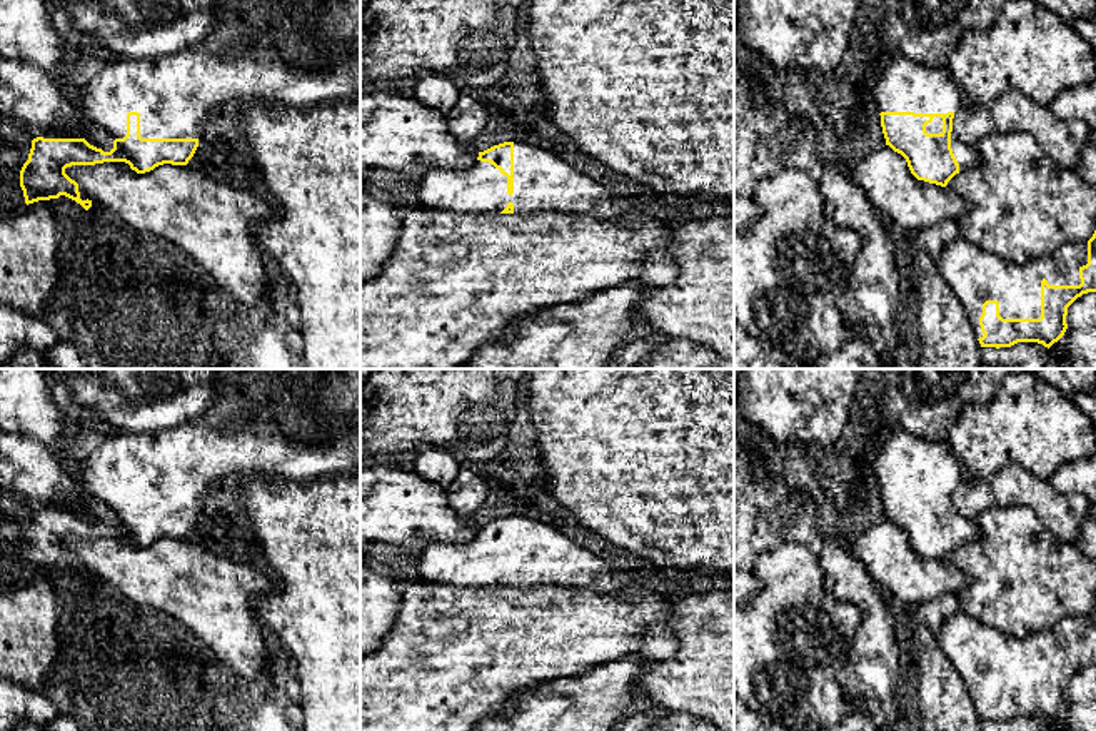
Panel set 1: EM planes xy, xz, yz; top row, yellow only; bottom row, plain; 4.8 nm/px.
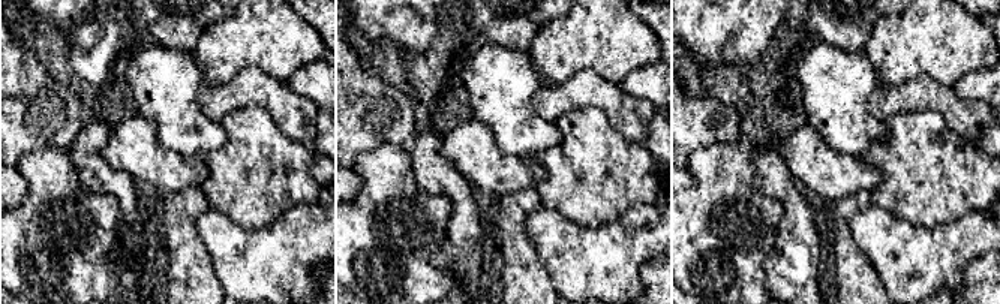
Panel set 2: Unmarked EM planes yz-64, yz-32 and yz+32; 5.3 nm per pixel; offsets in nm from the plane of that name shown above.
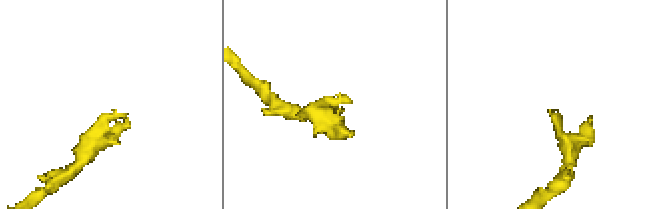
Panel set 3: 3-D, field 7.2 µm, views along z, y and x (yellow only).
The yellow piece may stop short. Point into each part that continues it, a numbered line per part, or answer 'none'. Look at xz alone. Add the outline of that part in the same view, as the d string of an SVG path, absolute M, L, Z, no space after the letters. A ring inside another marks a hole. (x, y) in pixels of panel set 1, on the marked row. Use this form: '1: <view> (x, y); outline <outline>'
1: xz (544, 182); outline M514 142L514 194L507 177L489 162L464 170L432 170L412 184L414 205L467 215L500 214L509 202L514 214L567 214L609 220L617 217L612 195L561 155Z

